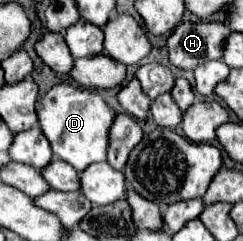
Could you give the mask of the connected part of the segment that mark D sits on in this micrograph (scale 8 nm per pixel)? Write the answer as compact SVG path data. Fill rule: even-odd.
M69 83L53 85L47 95L37 105L39 125L49 139L53 153L71 163L79 173L85 171L91 163L107 159L109 147L109 129L115 121L115 111L107 105L107 101L89 89L75 87Z

